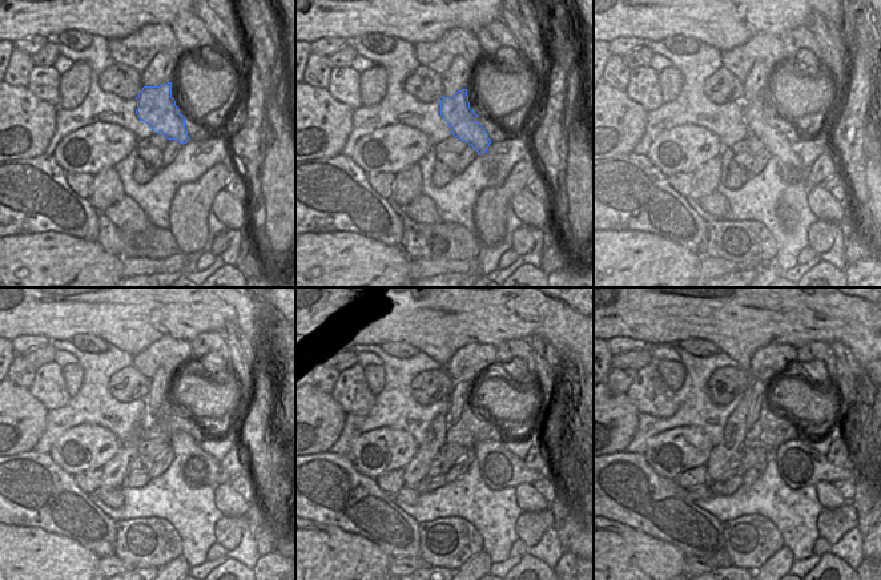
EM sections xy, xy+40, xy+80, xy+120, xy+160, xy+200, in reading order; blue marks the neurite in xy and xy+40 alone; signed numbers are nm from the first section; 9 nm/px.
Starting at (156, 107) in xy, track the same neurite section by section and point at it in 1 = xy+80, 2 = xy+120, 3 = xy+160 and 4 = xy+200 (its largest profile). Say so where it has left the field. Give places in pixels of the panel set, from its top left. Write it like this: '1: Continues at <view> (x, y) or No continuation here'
1: Continues at xy+80 (791, 168)
2: Continues at xy+120 (200, 468)
3: Continues at xy+160 (501, 468)
4: Continues at xy+200 (799, 464)

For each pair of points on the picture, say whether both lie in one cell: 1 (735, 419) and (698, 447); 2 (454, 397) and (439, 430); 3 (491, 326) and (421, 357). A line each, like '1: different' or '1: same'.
1: different
2: different
3: different

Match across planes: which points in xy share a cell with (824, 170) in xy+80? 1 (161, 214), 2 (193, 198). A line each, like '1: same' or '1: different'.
1: different
2: same

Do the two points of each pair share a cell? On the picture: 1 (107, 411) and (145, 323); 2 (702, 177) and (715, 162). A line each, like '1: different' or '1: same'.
1: different
2: same

